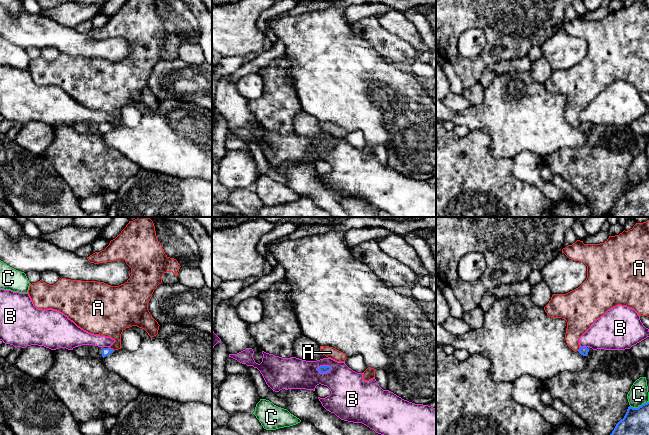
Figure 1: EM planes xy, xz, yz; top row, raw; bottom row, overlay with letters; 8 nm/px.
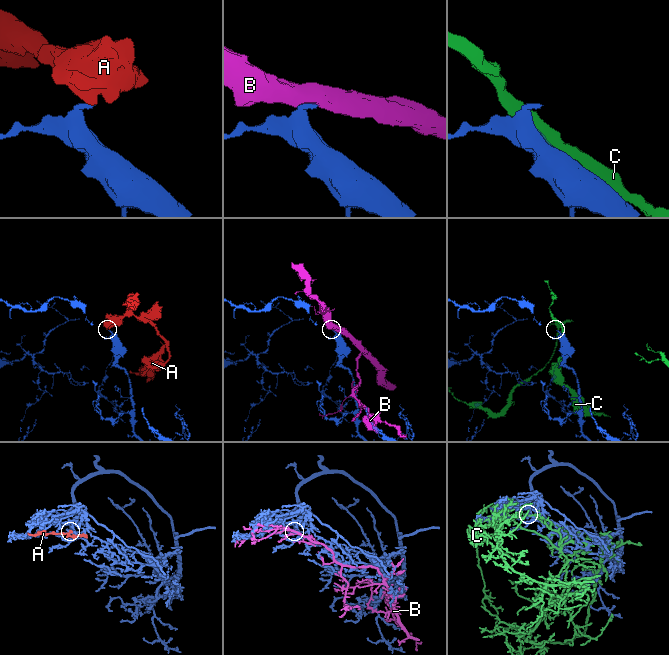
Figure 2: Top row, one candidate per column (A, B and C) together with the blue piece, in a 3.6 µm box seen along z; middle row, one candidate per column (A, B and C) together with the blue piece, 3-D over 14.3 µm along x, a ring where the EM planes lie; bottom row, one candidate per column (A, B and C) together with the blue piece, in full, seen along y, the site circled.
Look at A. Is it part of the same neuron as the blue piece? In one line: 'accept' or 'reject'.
reject

